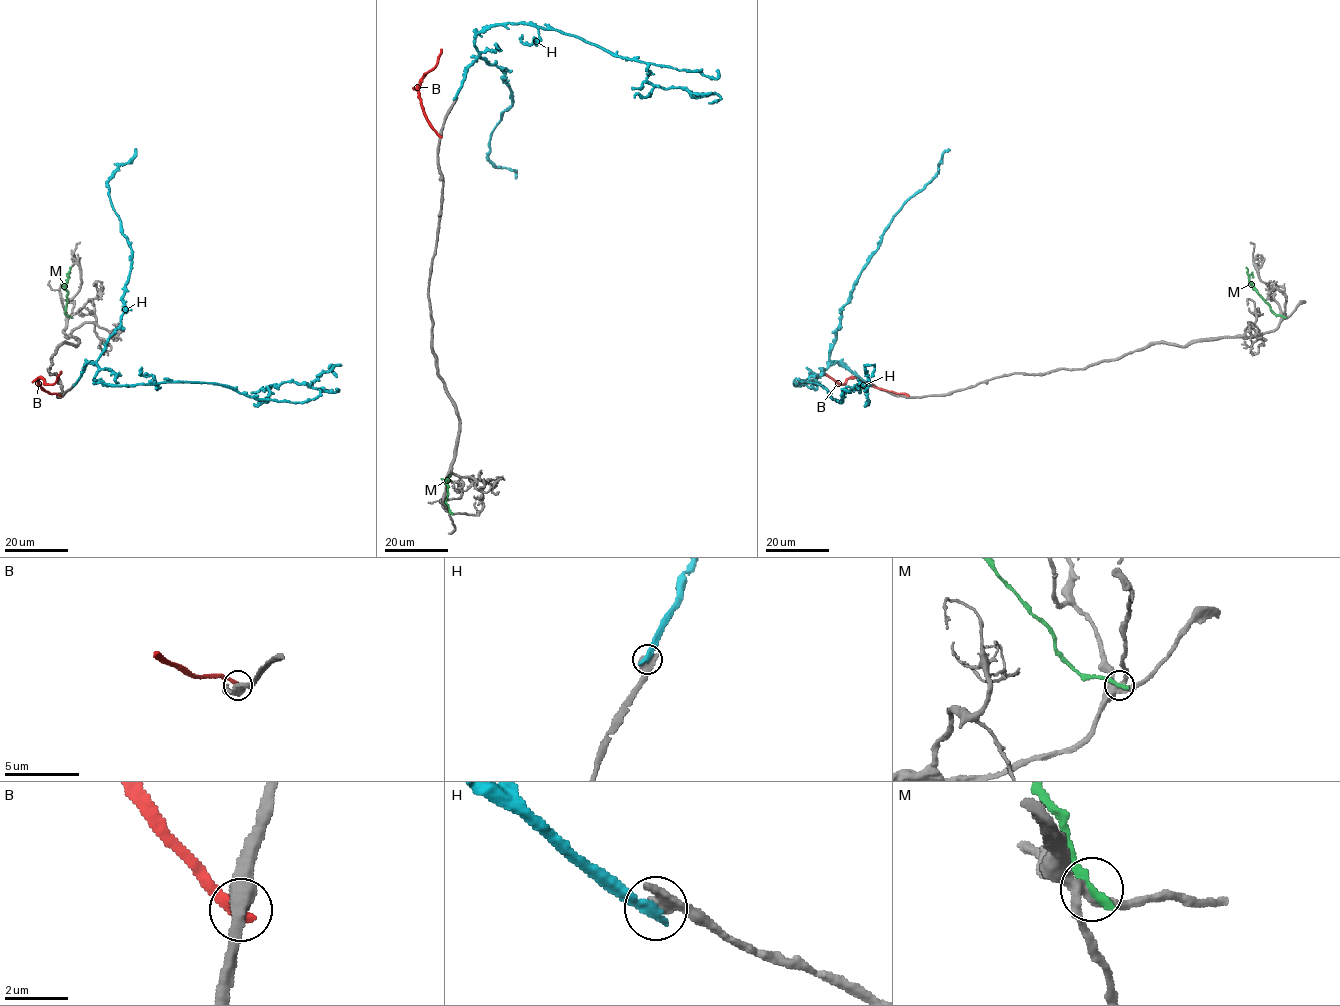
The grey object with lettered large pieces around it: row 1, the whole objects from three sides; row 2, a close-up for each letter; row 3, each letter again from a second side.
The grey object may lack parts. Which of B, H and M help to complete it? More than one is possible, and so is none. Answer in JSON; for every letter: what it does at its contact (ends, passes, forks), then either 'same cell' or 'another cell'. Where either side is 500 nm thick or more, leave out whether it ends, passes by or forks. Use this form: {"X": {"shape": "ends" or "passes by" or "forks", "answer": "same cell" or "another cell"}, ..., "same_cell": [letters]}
{"B": {"shape": "ends", "answer": "another cell"}, "H": {"answer": "another cell"}, "M": {"shape": "ends", "answer": "another cell"}, "same_cell": []}

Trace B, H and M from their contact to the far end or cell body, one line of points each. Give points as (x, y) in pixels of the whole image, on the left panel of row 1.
B: (59, 395), (43, 389), (38, 378), (53, 384), (61, 371)
H: (75, 384), (93, 363), (95, 382), (216, 383), (267, 402), (267, 387), (309, 386), (332, 364), (336, 377)
M: (70, 317), (65, 311), (69, 267)

